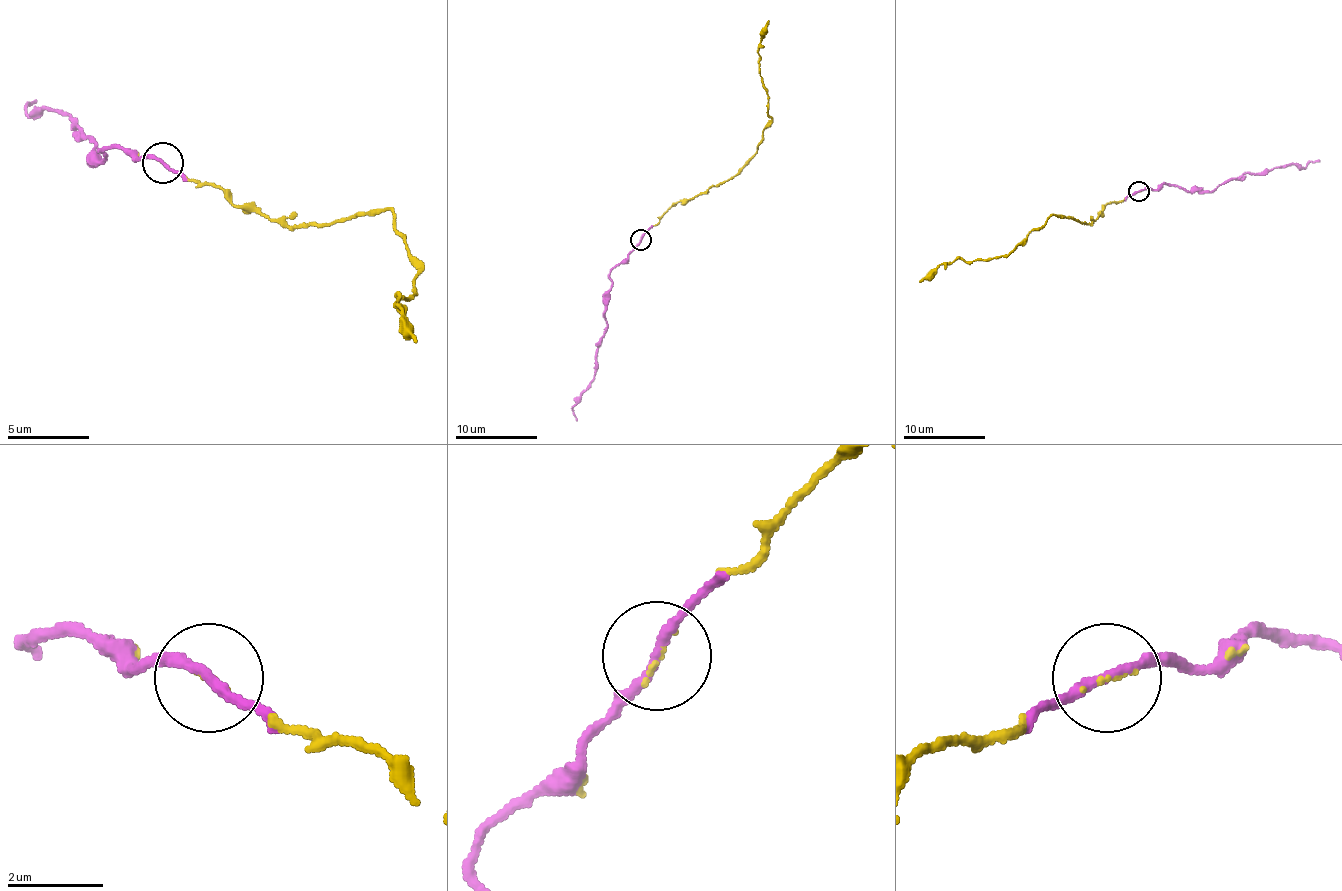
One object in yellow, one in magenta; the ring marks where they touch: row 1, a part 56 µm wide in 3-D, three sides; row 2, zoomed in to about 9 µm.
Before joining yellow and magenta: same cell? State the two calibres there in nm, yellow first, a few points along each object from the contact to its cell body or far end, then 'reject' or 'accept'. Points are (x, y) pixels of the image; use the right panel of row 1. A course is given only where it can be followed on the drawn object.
70/190 nm | yellow via (1138, 191), (1105, 207), (1095, 219), (1050, 217), (1008, 254), (955, 259), (920, 281) | magenta via (1138, 191), (1171, 185), (1214, 191), (1247, 172), (1319, 160) | accept

